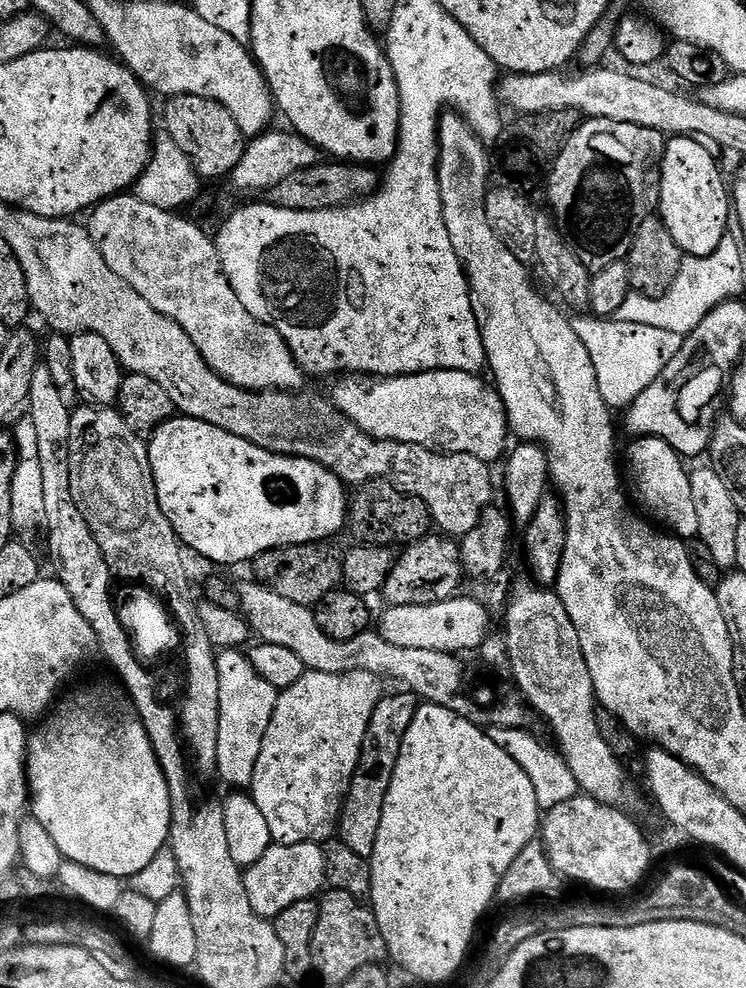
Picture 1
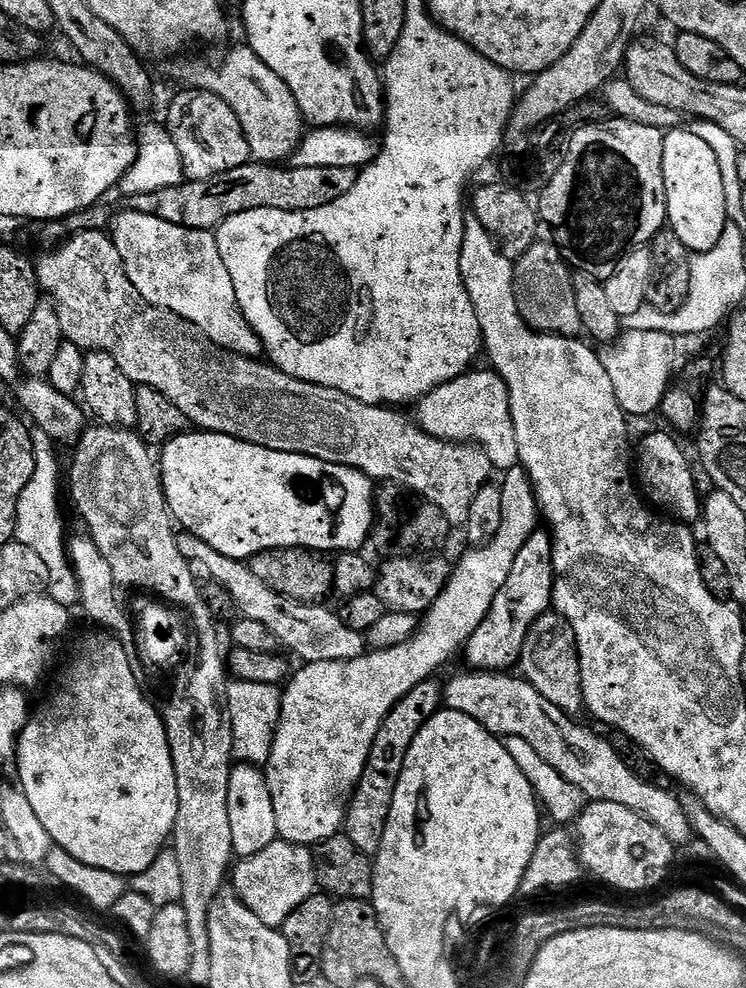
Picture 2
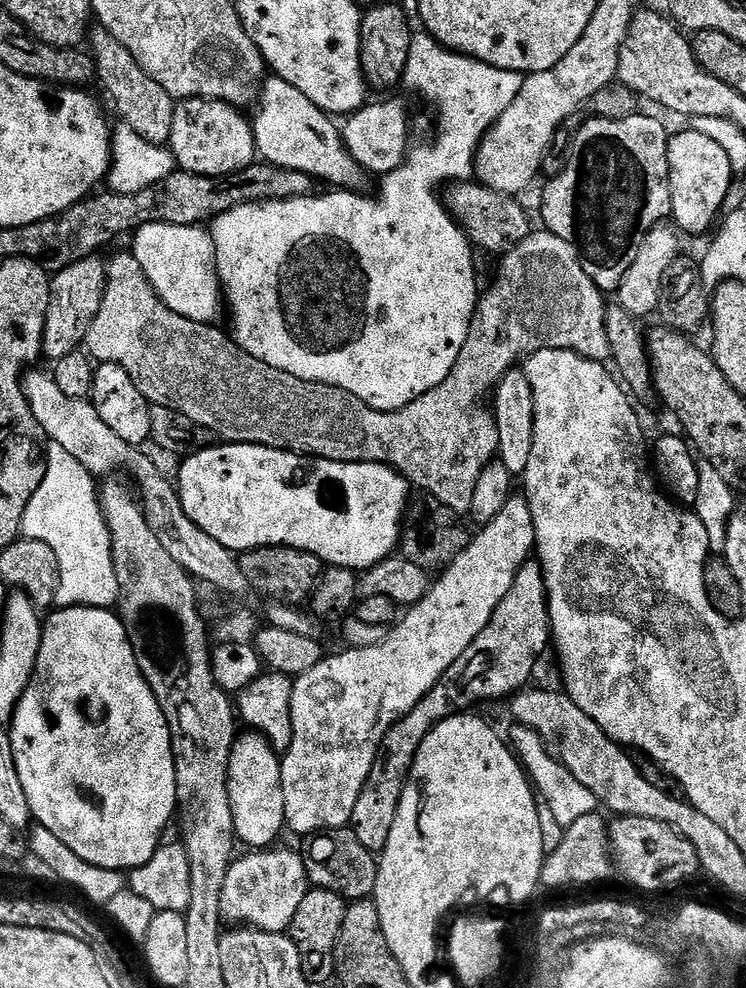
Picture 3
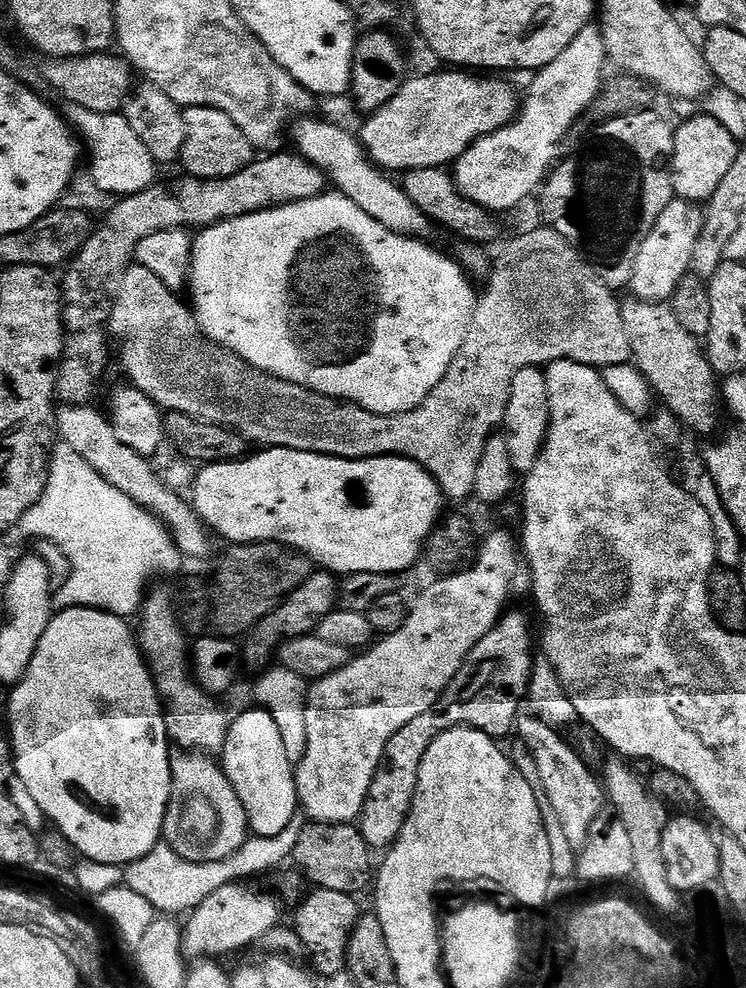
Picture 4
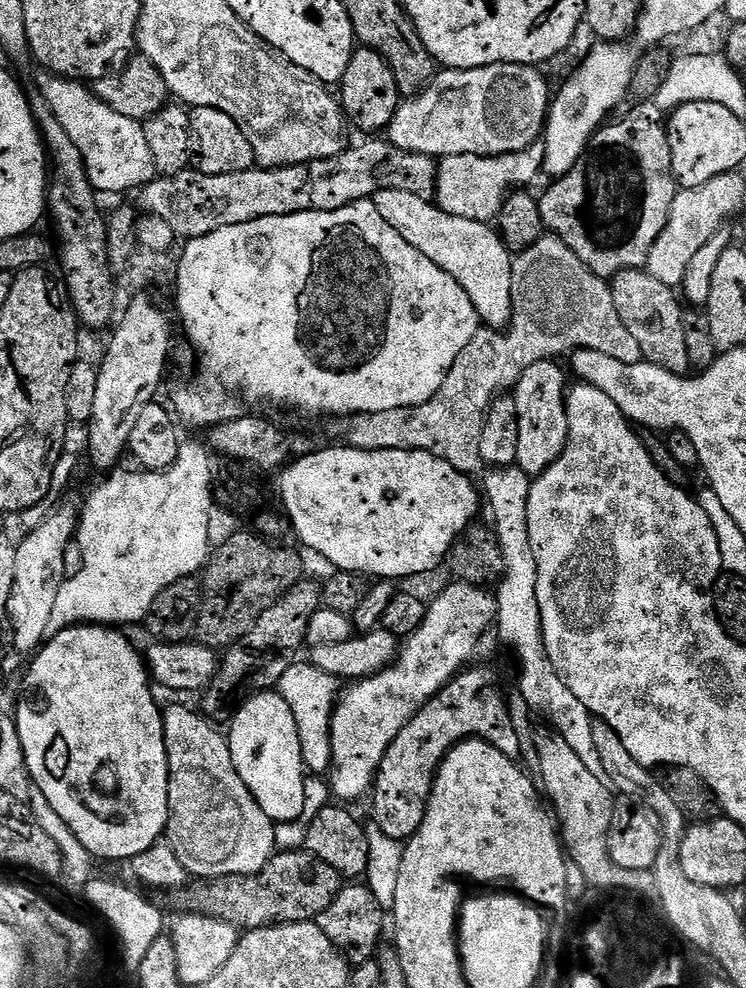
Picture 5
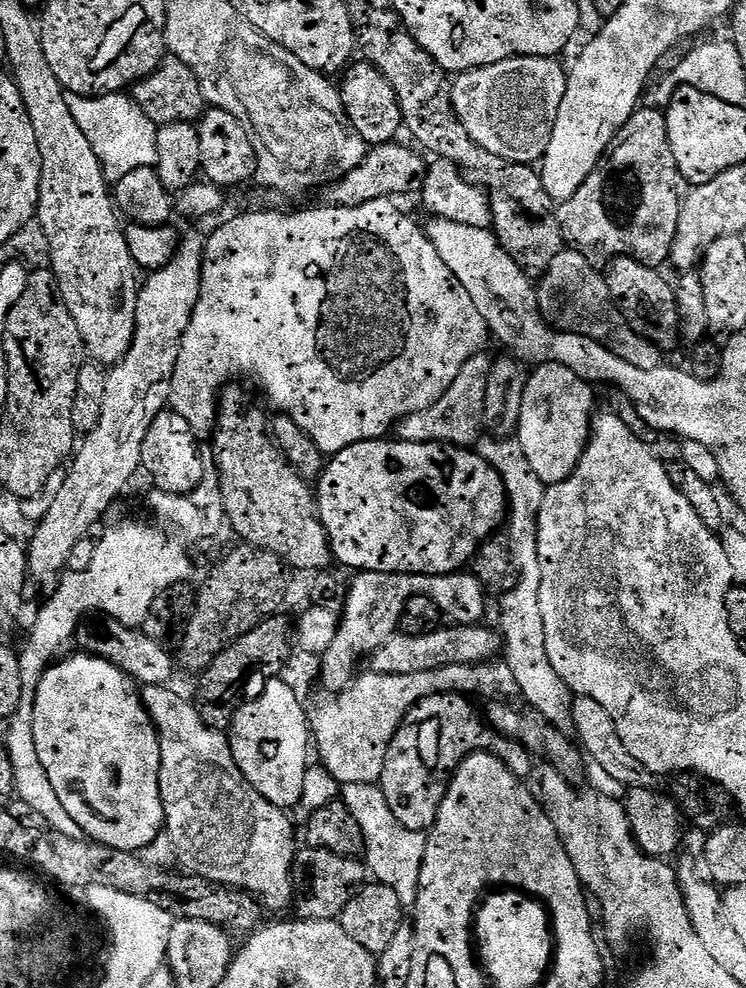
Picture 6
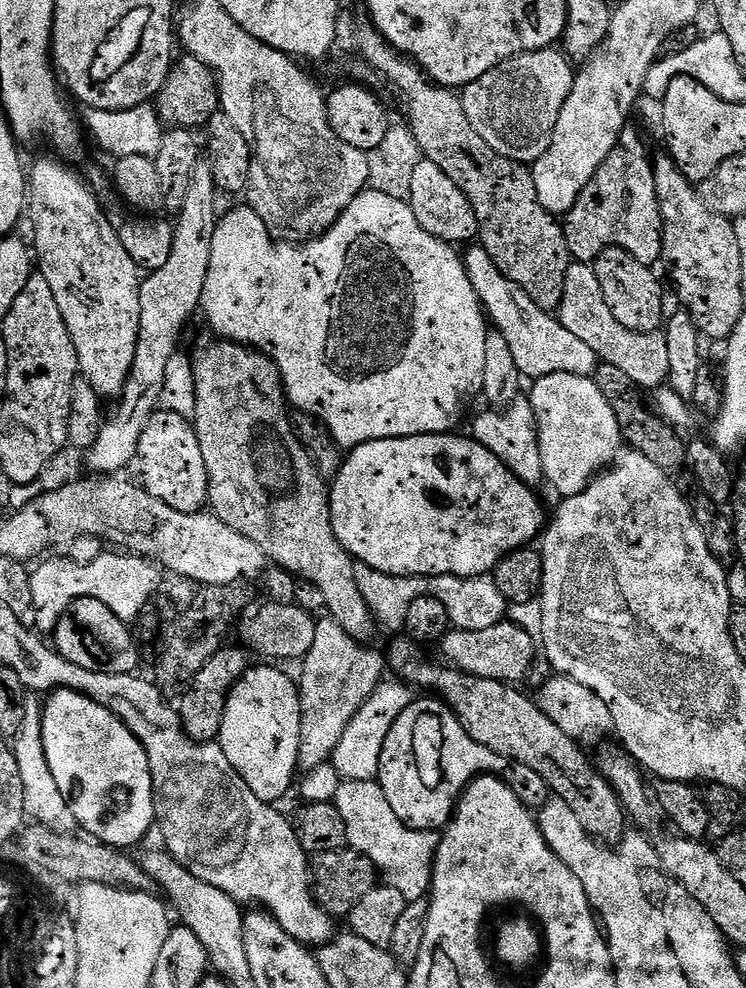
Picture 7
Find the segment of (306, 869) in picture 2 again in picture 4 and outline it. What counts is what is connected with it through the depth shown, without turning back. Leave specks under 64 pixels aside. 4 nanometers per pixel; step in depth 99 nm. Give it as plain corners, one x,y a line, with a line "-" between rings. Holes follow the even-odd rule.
235,882
222,886
216,890
201,905
193,909
187,917
188,925
183,925
184,950
192,958
221,958
228,956
231,952
236,952
239,948
248,948
251,944
263,941
275,928
281,923
280,908
276,905
277,897
275,895
267,896
264,892
255,892
252,888
247,888
248,884
244,882

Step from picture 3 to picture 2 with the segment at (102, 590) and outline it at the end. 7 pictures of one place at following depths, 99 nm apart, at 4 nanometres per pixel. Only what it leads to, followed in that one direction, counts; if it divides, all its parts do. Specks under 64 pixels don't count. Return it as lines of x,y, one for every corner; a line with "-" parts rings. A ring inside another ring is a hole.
39,430
33,431
32,445
36,451
34,478
30,478
26,490
22,490
22,498
18,498
15,539
19,543
30,546
30,550
34,550
34,554
38,554
38,558
42,558
42,562
46,562
46,570
50,570
47,595
51,596
54,602
65,606
72,606
75,600
77,603
81,599
82,593
80,582
76,579
76,572
72,569
69,553
66,551
66,540
64,544
64,516
60,513
60,464
56,461
55,450
52,449
54,441
51,436

